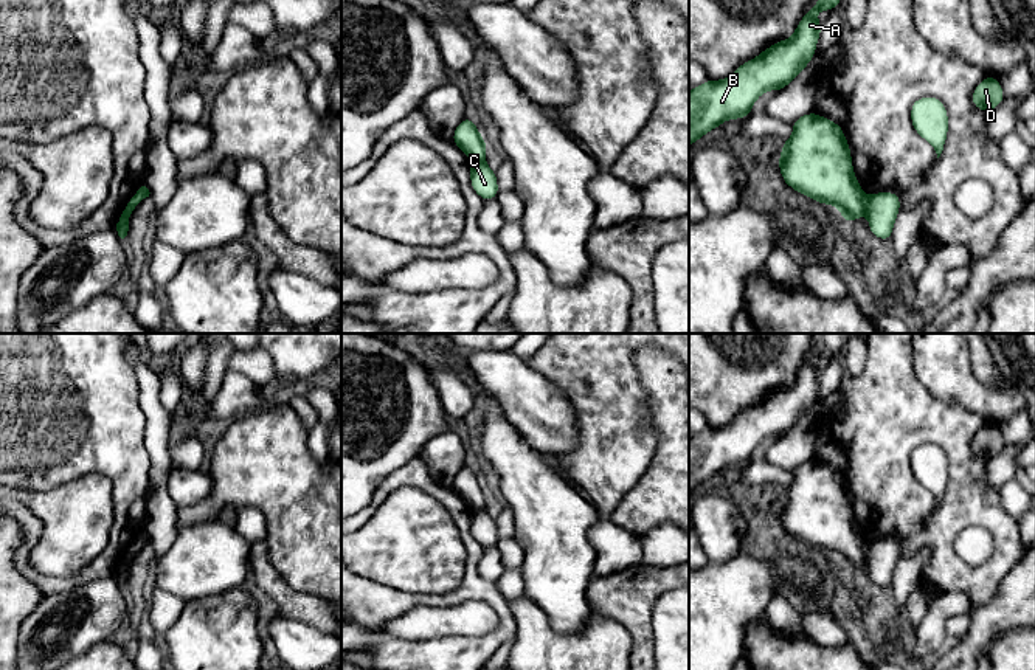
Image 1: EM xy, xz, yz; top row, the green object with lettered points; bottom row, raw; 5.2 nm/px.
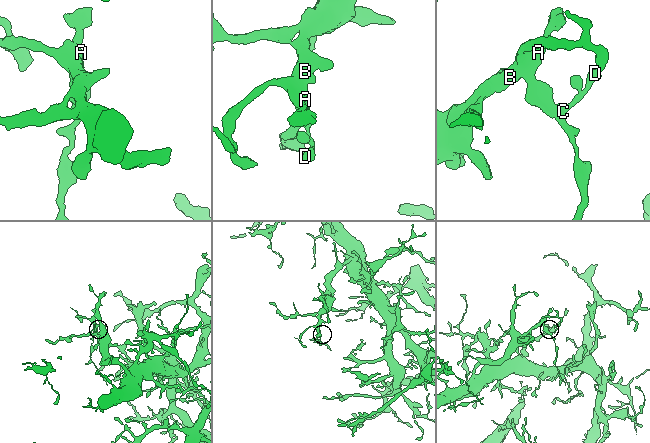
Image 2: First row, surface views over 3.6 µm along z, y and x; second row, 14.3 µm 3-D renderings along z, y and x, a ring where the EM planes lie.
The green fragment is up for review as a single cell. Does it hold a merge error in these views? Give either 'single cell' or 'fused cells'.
fused cells

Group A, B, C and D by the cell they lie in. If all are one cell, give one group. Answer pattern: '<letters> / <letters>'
A B / C D

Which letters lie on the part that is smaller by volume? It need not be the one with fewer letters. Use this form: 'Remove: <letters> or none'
Remove: C, D

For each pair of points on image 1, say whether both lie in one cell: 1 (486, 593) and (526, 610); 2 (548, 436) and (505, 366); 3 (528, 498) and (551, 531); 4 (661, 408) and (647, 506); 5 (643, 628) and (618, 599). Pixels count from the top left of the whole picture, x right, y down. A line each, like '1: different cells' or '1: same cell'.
1: different cells
2: same cell
3: same cell
4: same cell
5: same cell

